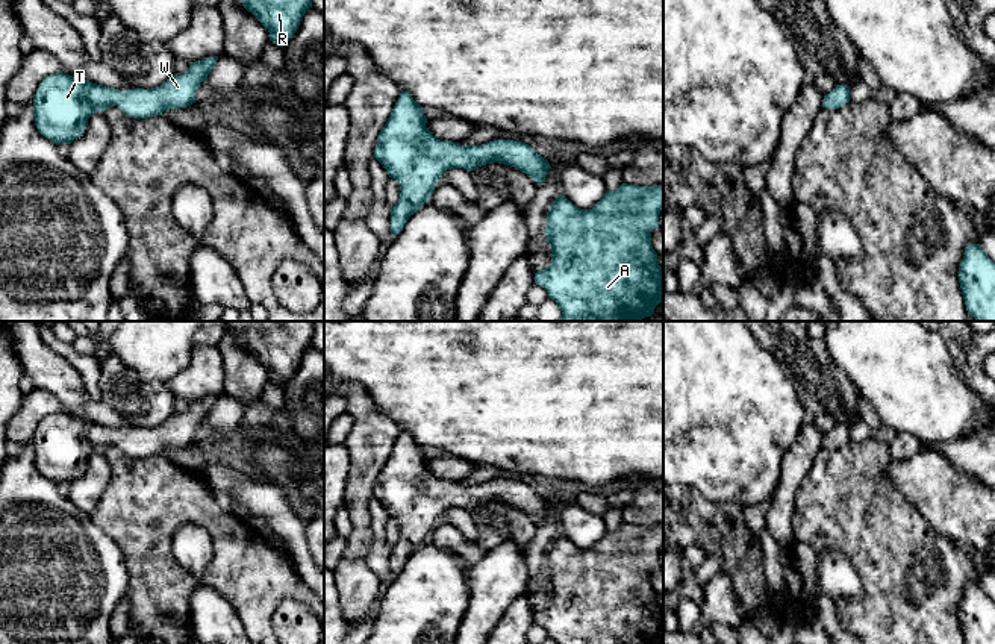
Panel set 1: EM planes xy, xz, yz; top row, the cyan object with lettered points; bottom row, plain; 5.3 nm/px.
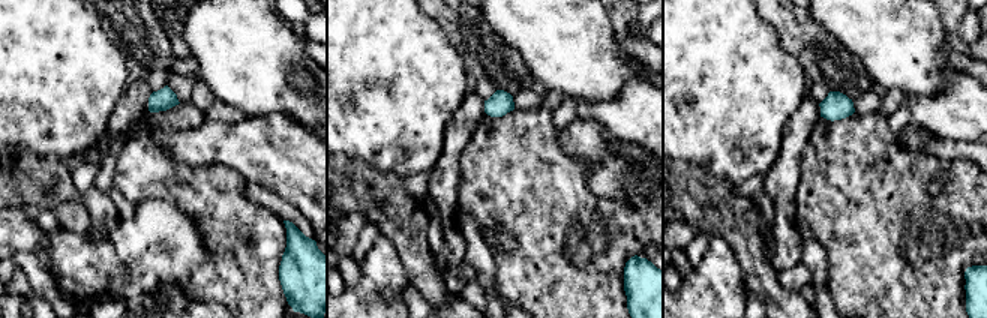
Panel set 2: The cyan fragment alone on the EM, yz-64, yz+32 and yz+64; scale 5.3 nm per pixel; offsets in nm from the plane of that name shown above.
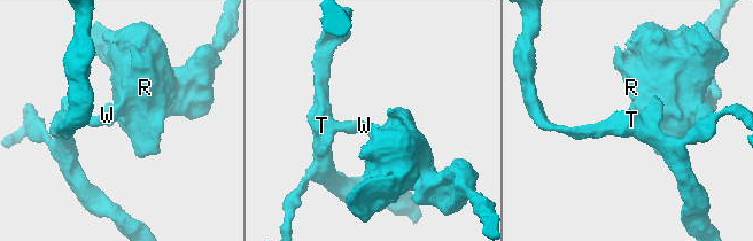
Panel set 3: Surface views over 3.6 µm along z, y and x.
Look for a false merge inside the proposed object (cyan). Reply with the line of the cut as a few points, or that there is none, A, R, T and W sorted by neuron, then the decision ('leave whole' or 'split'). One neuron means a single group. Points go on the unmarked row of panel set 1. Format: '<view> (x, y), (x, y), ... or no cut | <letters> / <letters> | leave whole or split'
no cut | A R T W | leave whole

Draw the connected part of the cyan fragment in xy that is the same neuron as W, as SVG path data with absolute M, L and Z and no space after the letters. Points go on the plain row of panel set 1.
M218 395L191 403L189 409L173 415L161 426L126 430L97 424L62 411L45 417L33 436L33 456L38 471L58 483L70 483L85 473L88 458L118 445L133 458L161 455L168 449L195 442L195 432L215 406Z

